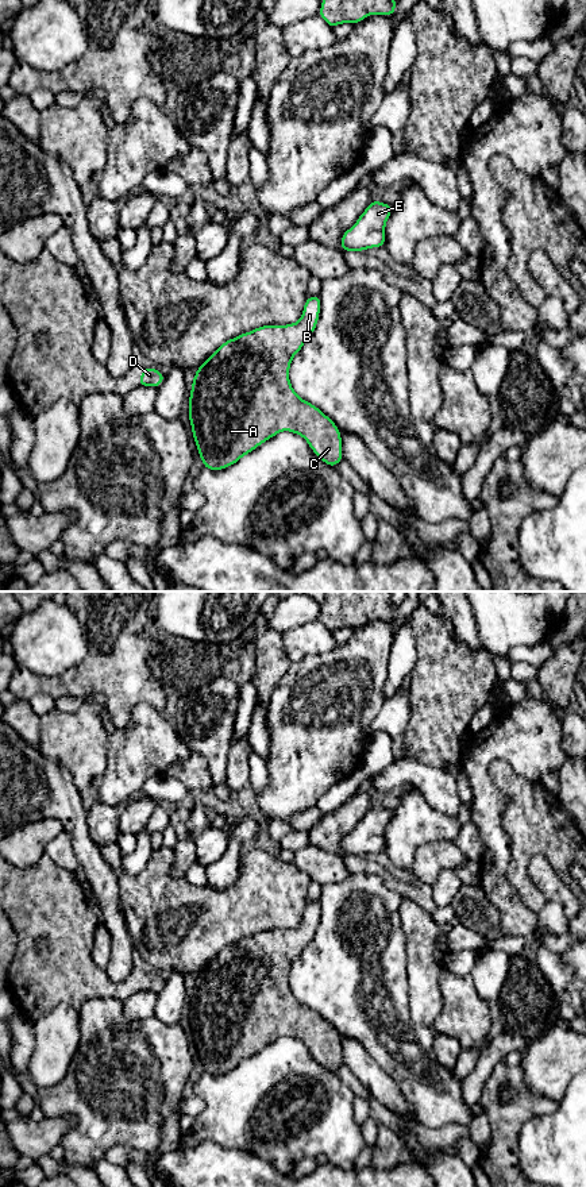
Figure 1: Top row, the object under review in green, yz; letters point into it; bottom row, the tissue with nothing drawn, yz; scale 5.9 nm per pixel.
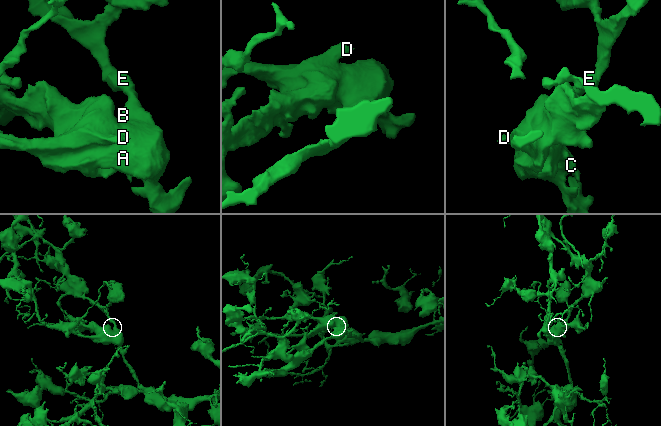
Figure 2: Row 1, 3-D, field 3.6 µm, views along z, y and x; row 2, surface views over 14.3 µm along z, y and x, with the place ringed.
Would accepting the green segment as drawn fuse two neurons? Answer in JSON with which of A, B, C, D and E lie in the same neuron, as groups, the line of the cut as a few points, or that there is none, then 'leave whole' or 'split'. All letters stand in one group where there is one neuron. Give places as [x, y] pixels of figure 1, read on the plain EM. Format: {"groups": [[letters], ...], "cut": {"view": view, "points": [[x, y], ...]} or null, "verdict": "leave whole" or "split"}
{"groups": [["A", "B", "C", "D", "E"]], "cut": null, "verdict": "leave whole"}

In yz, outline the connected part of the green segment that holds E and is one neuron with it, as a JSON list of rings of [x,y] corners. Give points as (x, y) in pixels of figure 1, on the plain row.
[[[374,805],[356,828],[342,840],[340,852],[348,858],[385,851],[385,830],[393,810]]]

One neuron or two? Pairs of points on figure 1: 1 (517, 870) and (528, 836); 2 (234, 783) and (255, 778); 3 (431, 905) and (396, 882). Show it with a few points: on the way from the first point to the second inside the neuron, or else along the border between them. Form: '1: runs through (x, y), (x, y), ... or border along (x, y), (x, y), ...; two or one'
1: runs through (519, 862), (525, 844); one
2: border along (251, 750), (250, 779), (247, 782); two
3: runs through (423, 897), (404, 883); one

